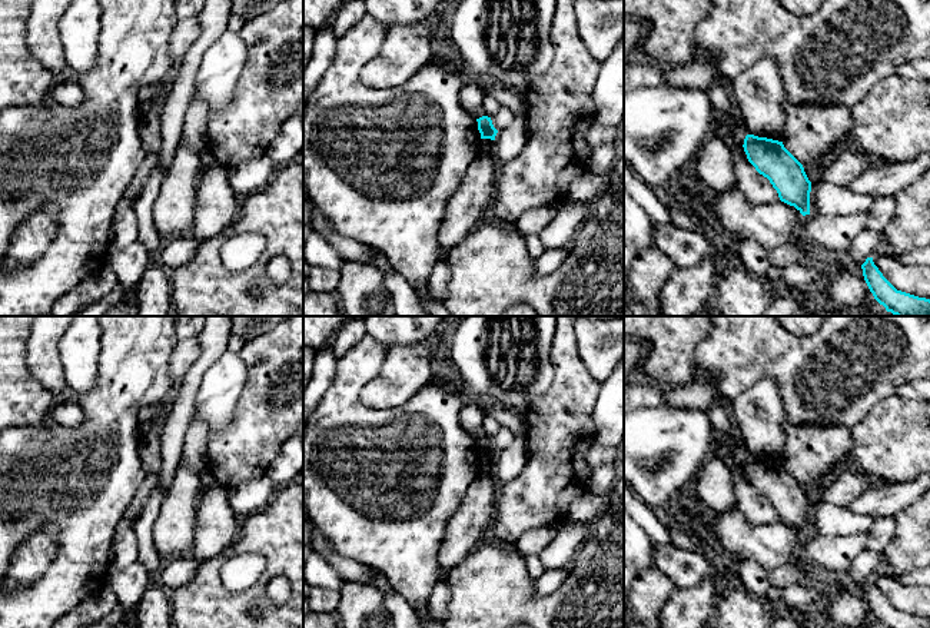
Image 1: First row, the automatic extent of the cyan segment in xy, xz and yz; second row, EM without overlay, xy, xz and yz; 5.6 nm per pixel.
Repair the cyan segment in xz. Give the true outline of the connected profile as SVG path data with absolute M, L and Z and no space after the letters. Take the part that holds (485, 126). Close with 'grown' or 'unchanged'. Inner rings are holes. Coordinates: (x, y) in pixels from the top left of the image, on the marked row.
M482 116L476 119L478 130L481 133L481 139L491 139L495 140L498 130L494 127L491 117Z | unchanged

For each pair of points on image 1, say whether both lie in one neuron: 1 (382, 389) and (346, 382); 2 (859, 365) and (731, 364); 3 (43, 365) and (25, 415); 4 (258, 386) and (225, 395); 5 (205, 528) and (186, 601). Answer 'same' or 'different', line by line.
1: different
2: same
3: different
4: different
5: different

